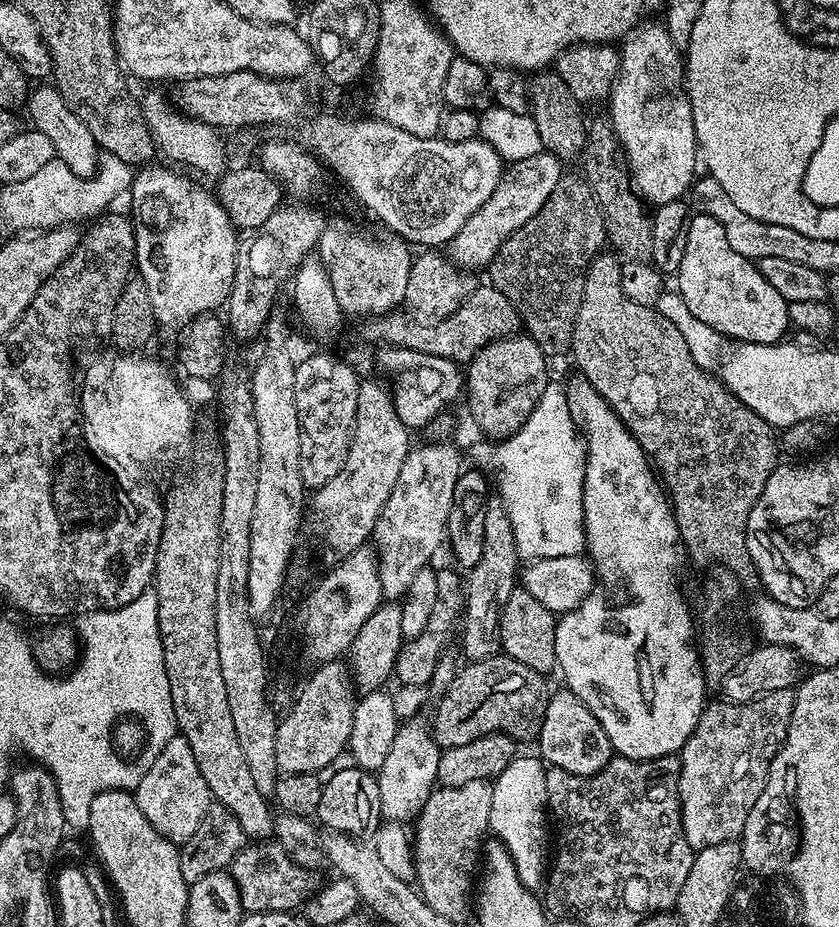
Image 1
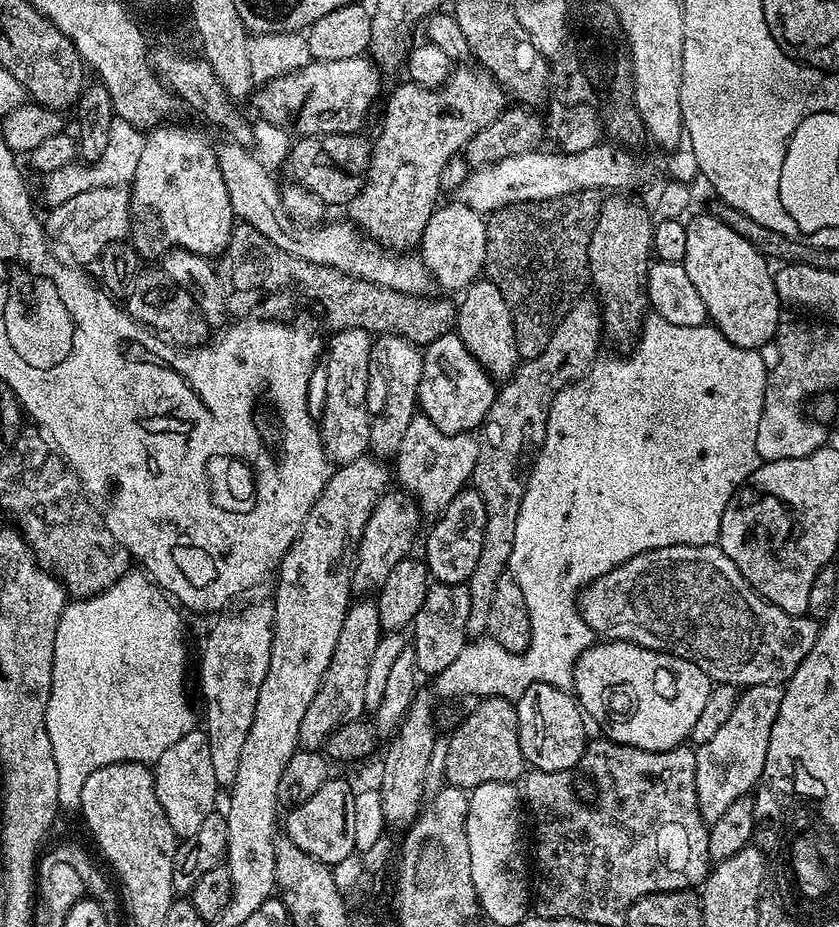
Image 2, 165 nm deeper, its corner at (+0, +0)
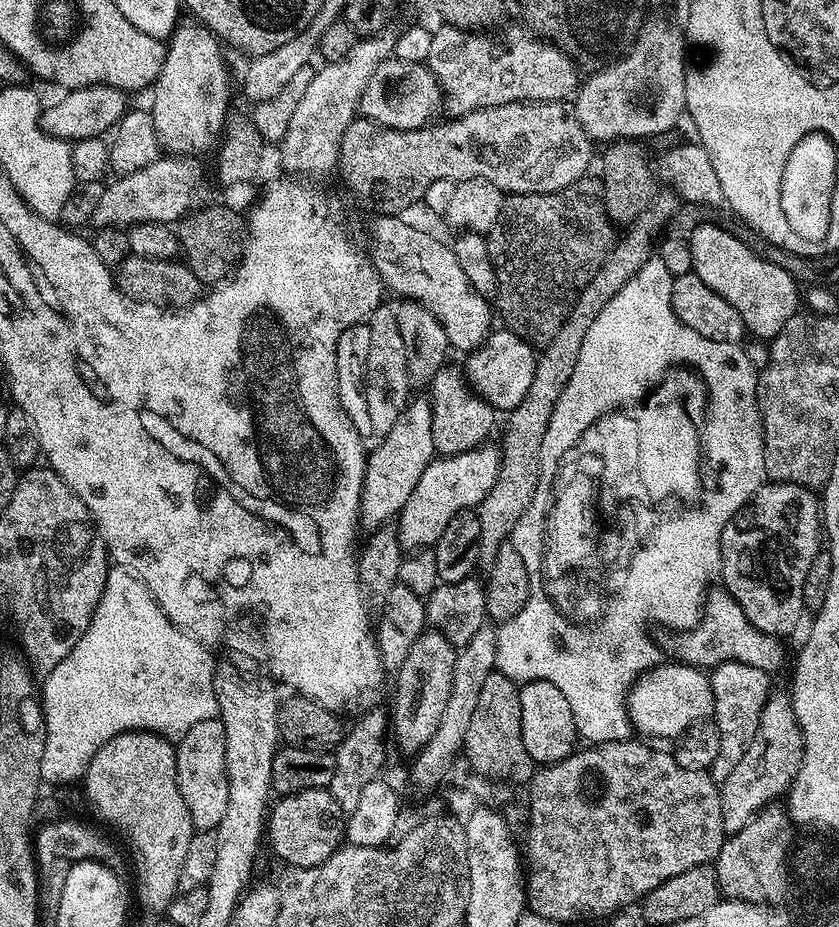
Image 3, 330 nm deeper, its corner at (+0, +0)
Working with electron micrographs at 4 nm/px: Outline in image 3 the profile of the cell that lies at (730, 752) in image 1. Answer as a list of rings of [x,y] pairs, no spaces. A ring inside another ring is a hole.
[[[735,660],[711,669],[710,679],[712,681],[712,716],[720,735],[718,758],[714,758],[710,775],[713,780],[723,782],[726,778],[730,778],[730,770],[734,770],[738,762],[742,762],[742,754],[746,754],[746,746],[750,746],[758,730],[762,710],[774,688],[773,677],[754,666],[746,666]]]

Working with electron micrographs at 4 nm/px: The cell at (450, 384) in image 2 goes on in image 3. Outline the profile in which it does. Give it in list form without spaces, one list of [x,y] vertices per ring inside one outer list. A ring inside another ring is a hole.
[[[507,330],[493,331],[487,341],[467,357],[466,380],[481,400],[507,414],[526,398],[526,390],[530,390],[530,382],[534,380],[537,359],[533,345],[527,344],[521,336]]]

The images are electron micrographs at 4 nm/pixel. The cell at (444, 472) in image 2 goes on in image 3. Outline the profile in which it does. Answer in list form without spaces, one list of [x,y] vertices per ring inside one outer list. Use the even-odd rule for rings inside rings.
[[[445,366],[434,374],[430,385],[432,406],[432,437],[440,456],[457,456],[472,448],[481,447],[496,424],[497,409],[481,400],[469,387],[465,375],[456,368]]]

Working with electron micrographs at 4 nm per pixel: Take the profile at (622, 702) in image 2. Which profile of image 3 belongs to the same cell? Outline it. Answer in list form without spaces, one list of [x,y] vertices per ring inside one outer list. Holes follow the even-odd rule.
[[[661,662],[633,683],[627,697],[628,719],[635,731],[648,736],[675,738],[691,724],[712,716],[712,681],[699,668],[679,662]]]

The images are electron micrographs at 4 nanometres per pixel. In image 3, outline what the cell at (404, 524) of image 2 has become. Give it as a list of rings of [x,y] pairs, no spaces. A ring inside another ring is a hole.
[[[488,447],[472,448],[457,456],[440,456],[433,459],[432,463],[426,466],[426,470],[422,470],[422,478],[418,482],[418,486],[414,486],[414,494],[410,494],[406,506],[400,511],[398,517],[401,549],[420,550],[425,546],[435,545],[436,540],[442,538],[442,530],[446,530],[446,526],[450,522],[450,518],[454,518],[454,514],[475,509],[482,502],[482,498],[486,498],[490,486],[494,486],[500,469],[499,451],[495,447]]]

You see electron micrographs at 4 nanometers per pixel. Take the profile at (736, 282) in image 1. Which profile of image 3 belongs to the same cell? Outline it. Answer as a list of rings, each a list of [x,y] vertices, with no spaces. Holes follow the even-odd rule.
[[[700,224],[690,235],[692,245],[692,271],[714,294],[726,298],[734,310],[738,310],[738,318],[742,318],[745,329],[756,338],[777,336],[790,322],[790,318],[798,311],[796,305],[797,281],[793,280],[782,266],[764,260],[757,252],[744,245],[743,239],[716,224]]]

